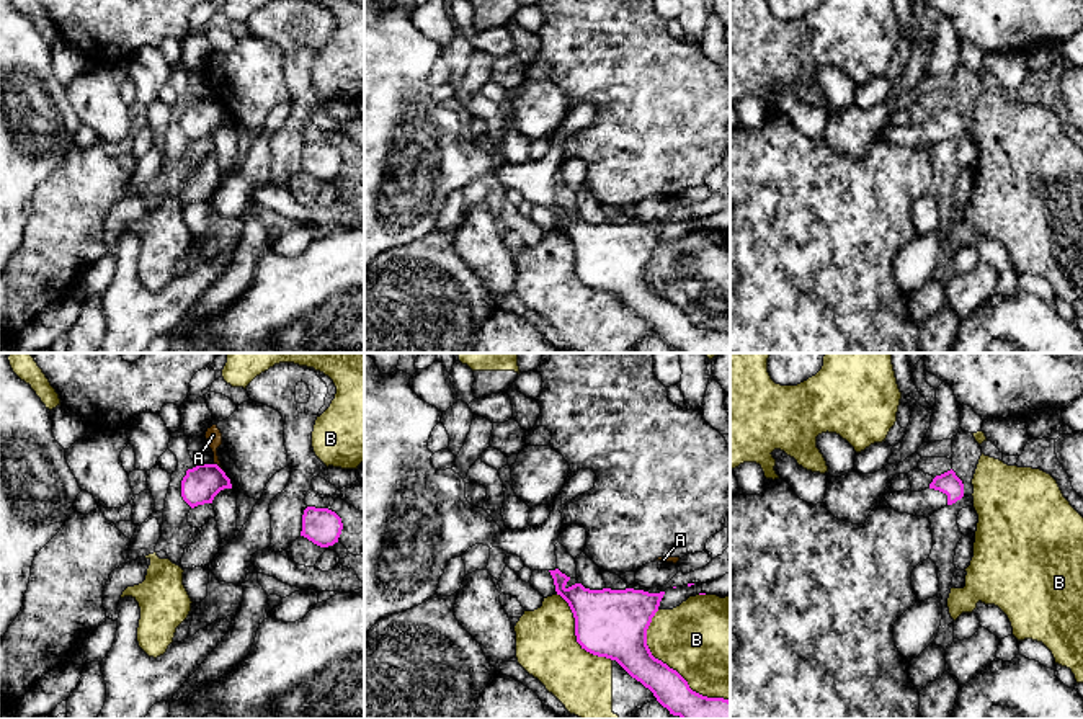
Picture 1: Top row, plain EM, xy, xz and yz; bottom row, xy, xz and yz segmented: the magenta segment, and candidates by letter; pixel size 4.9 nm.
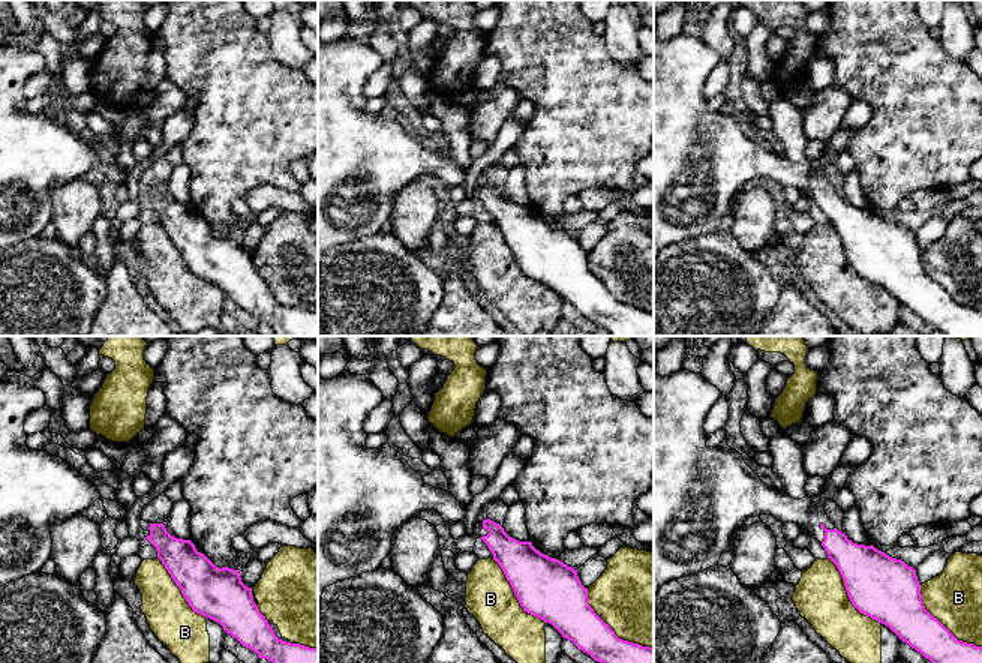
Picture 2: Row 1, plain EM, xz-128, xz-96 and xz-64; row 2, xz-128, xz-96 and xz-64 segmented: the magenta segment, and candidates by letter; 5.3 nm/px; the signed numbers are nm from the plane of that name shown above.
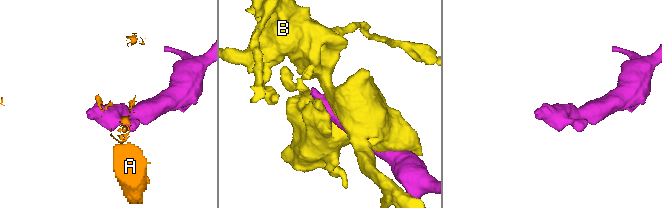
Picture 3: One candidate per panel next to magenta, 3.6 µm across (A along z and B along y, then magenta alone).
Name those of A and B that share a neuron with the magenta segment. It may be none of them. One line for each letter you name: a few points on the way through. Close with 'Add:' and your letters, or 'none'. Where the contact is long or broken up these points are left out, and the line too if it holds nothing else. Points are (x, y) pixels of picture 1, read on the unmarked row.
Add: none

